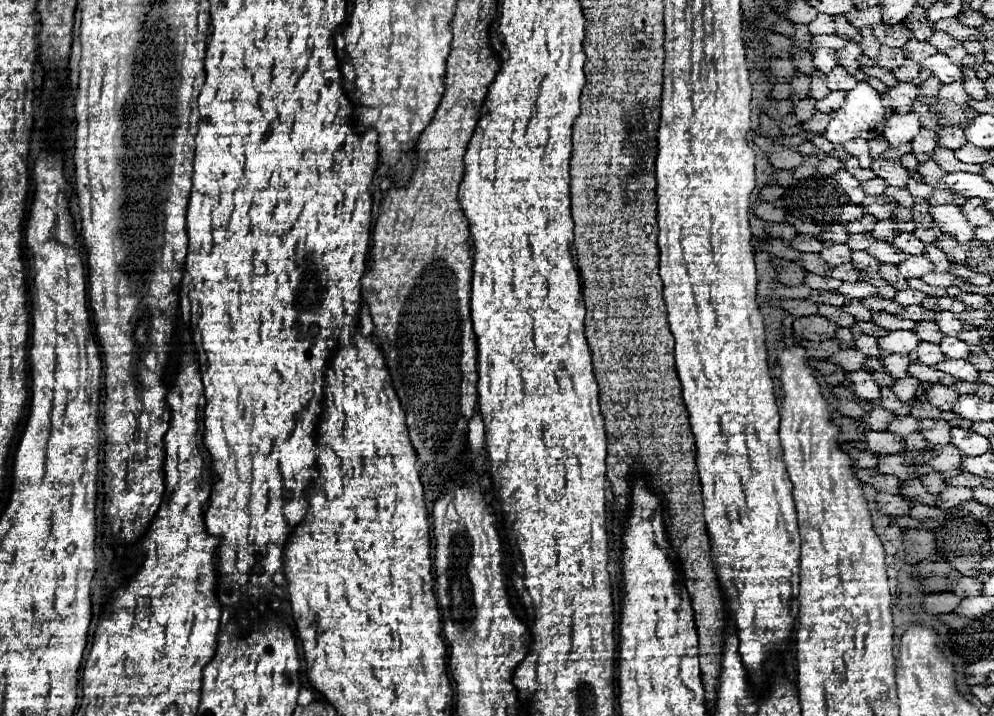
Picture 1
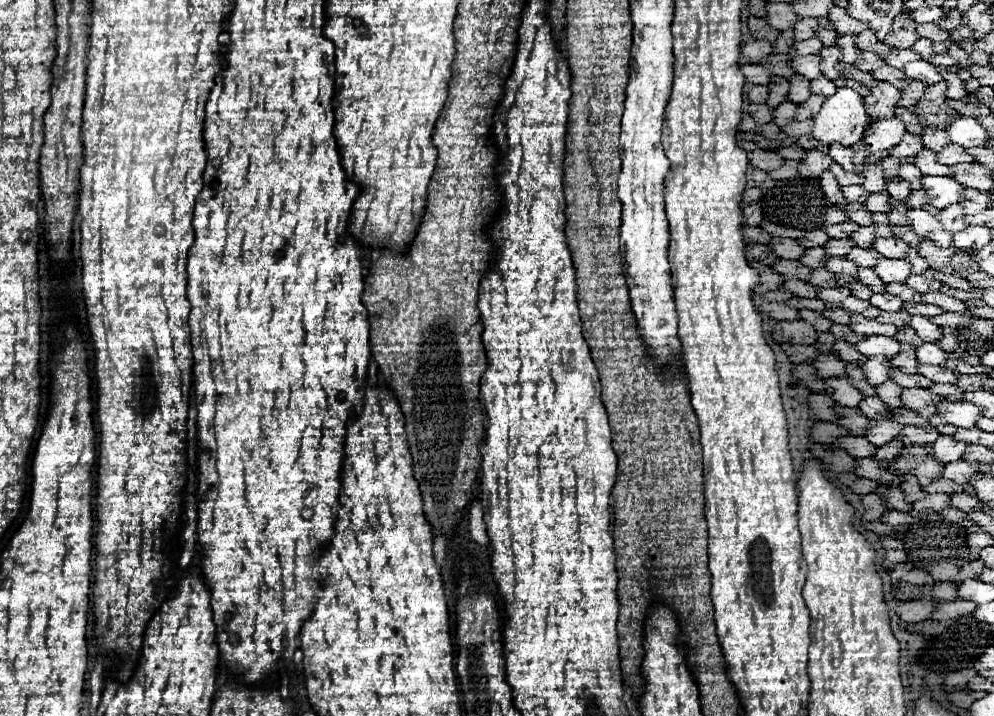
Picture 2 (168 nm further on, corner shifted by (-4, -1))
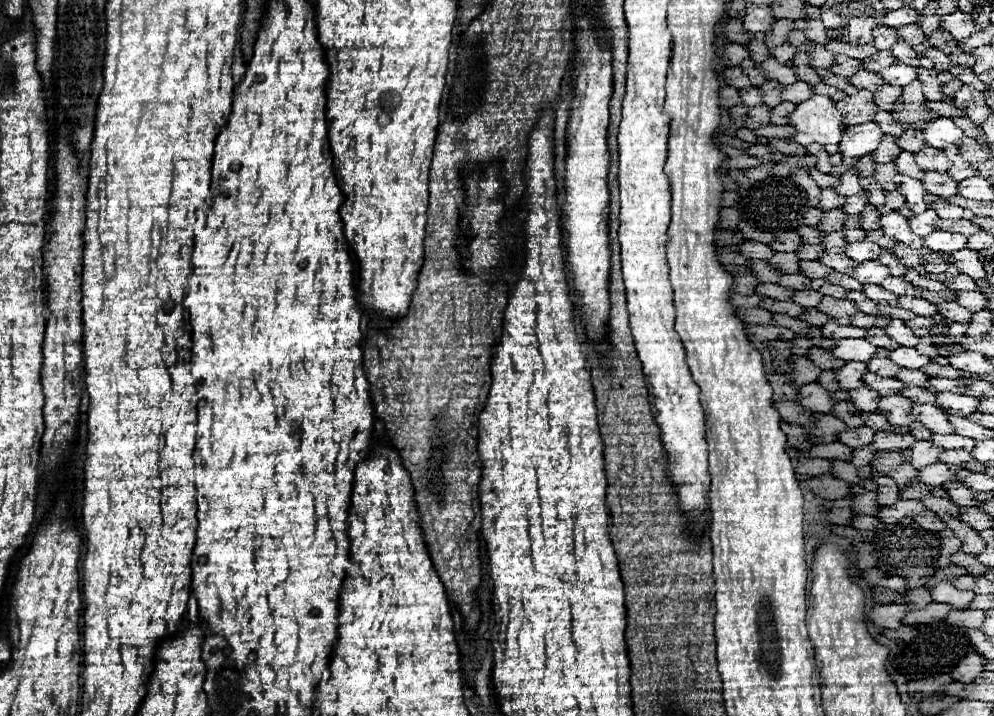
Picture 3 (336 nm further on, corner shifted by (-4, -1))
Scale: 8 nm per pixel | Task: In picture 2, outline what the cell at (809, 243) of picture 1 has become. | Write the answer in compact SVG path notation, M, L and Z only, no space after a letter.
M774 238L770 246L778 258L794 258L796 260L806 252L806 248L800 246L800 242L794 238Z

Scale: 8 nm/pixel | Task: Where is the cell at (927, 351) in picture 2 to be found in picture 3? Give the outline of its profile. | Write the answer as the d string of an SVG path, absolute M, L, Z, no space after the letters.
M904 346L892 350L892 352L888 354L888 358L890 358L894 364L902 366L902 368L922 368L922 364L926 364L926 360L930 360L930 358L918 354L914 348L904 348Z

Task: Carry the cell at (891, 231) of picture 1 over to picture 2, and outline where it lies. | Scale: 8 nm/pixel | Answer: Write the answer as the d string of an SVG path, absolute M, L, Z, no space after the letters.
M862 226L856 234L852 234L852 240L860 248L872 248L876 242L876 232L874 226Z

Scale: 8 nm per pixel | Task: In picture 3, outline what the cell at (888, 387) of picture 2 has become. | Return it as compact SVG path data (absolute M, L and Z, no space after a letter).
M856 388L850 394L850 402L858 408L858 410L864 410L864 412L874 412L876 406L878 406L878 392L874 390L868 390L868 388Z

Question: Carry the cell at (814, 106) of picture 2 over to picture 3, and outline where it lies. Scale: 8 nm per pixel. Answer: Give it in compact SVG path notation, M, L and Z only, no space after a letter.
M780 102L778 106L772 108L770 112L770 122L772 124L786 124L788 122L788 114L794 110L794 104L788 102Z

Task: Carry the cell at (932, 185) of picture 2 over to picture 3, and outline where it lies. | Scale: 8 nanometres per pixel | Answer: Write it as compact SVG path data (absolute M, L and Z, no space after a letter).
M896 174L894 178L894 184L896 188L900 190L900 194L904 196L908 208L914 212L914 214L922 214L926 210L926 202L924 202L924 186L920 180L914 180L910 176L902 176L902 174Z

